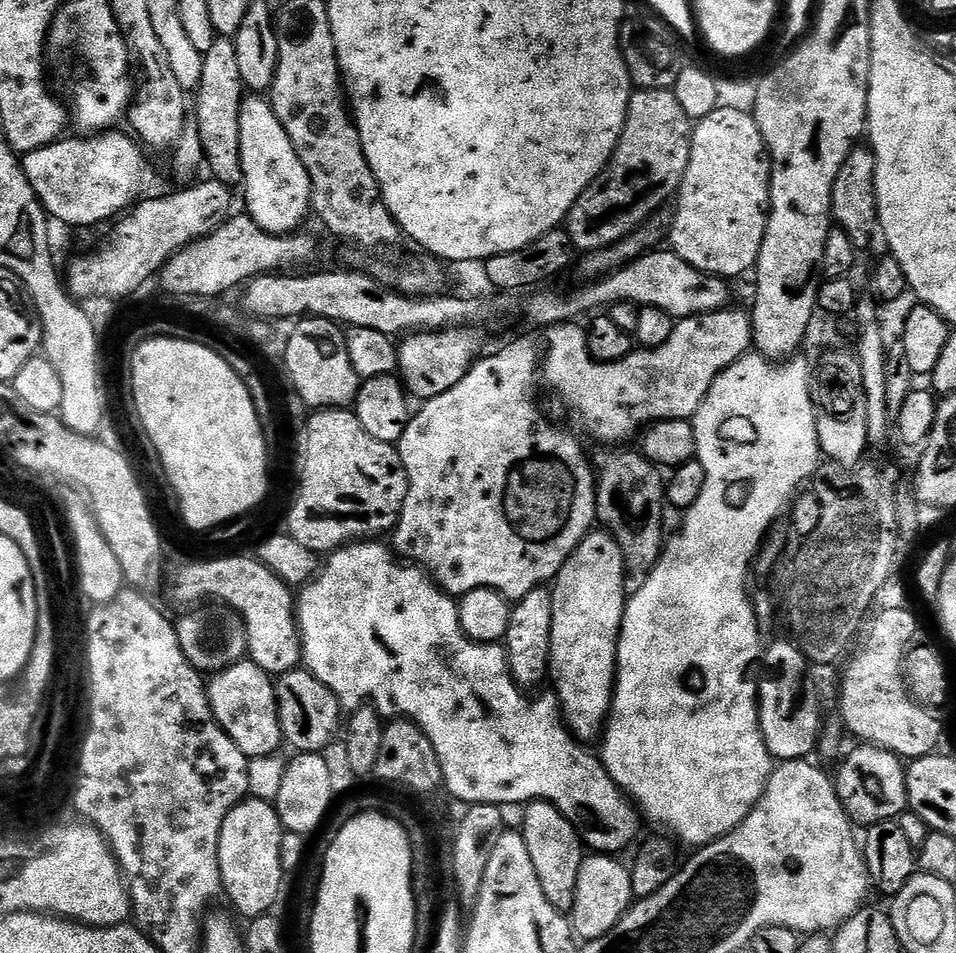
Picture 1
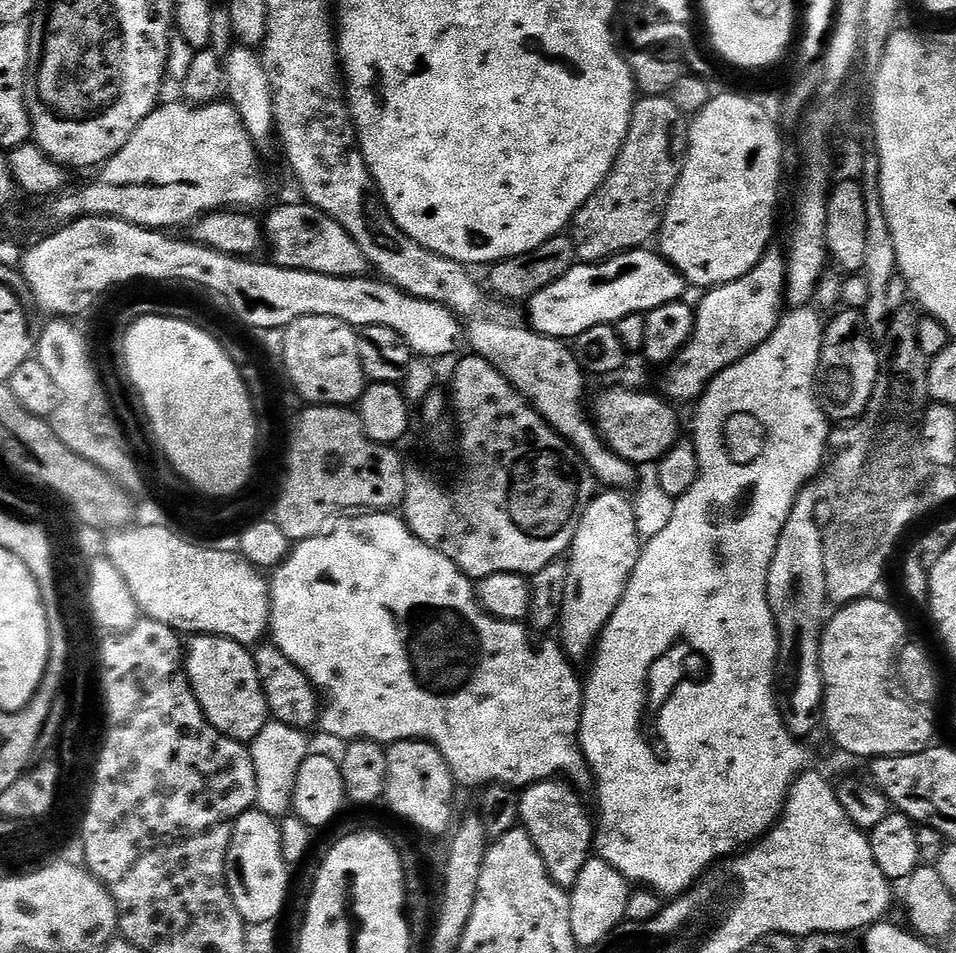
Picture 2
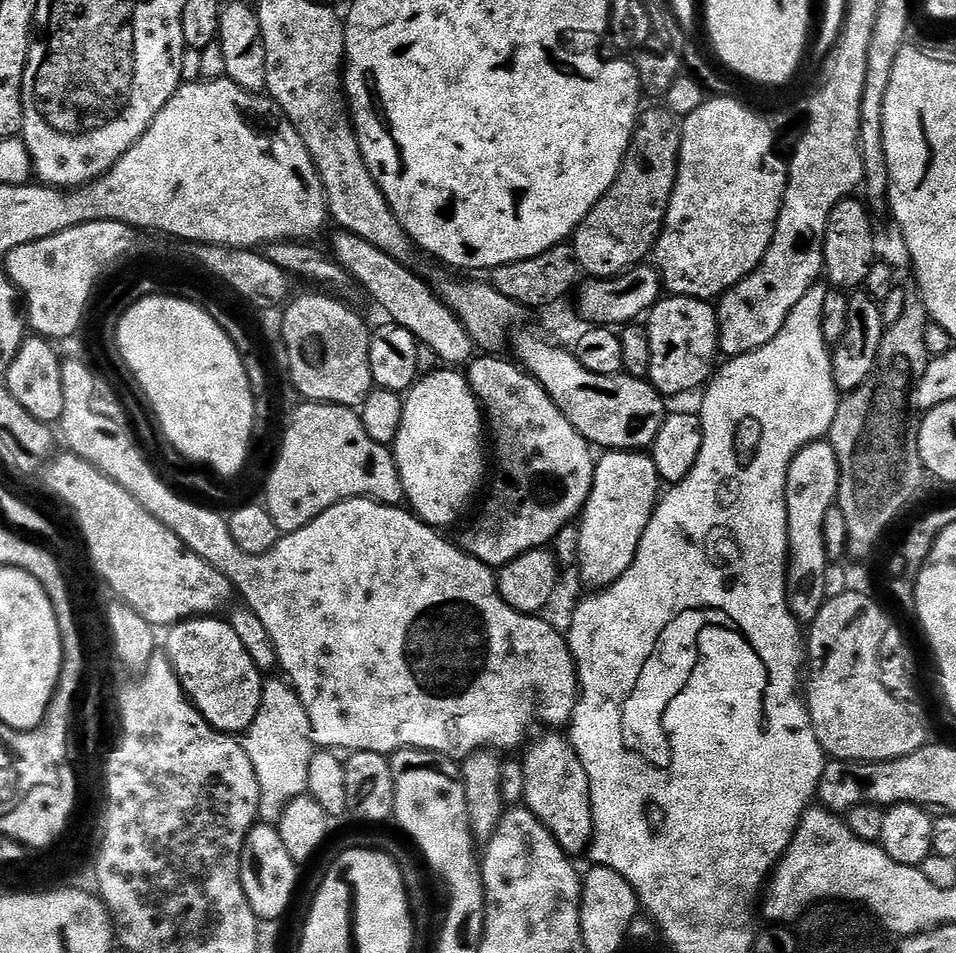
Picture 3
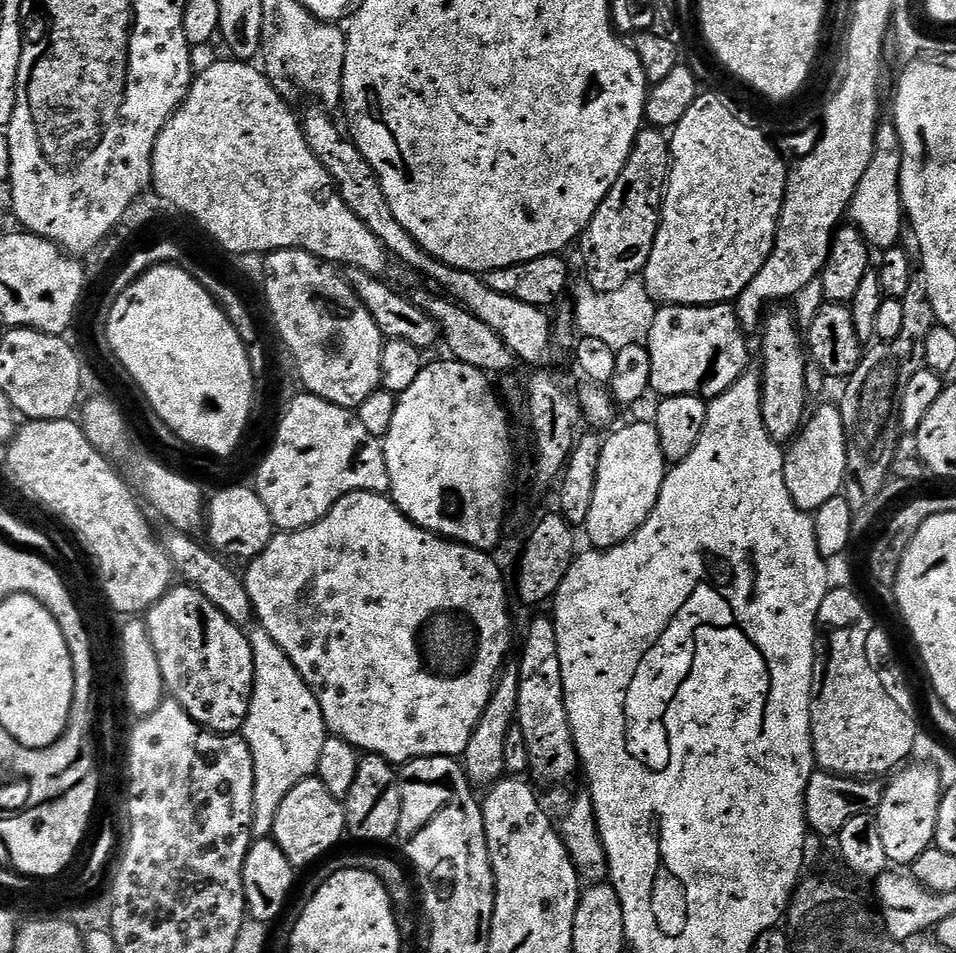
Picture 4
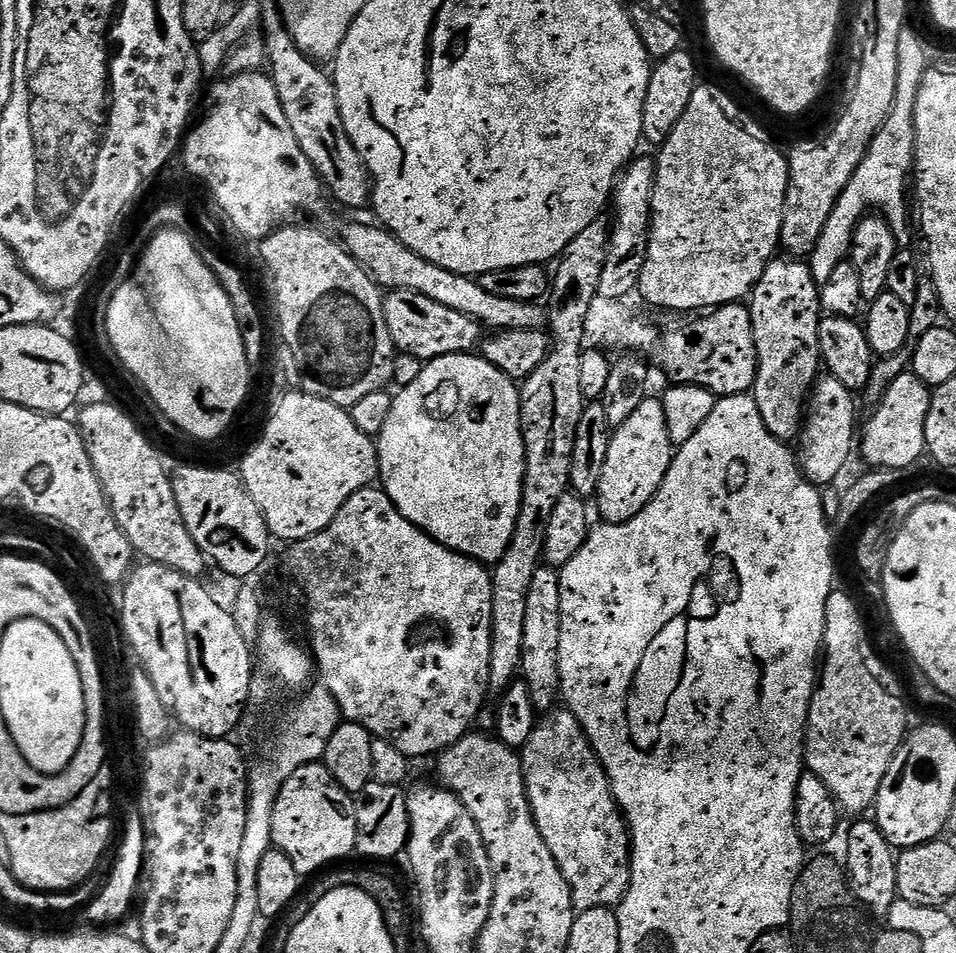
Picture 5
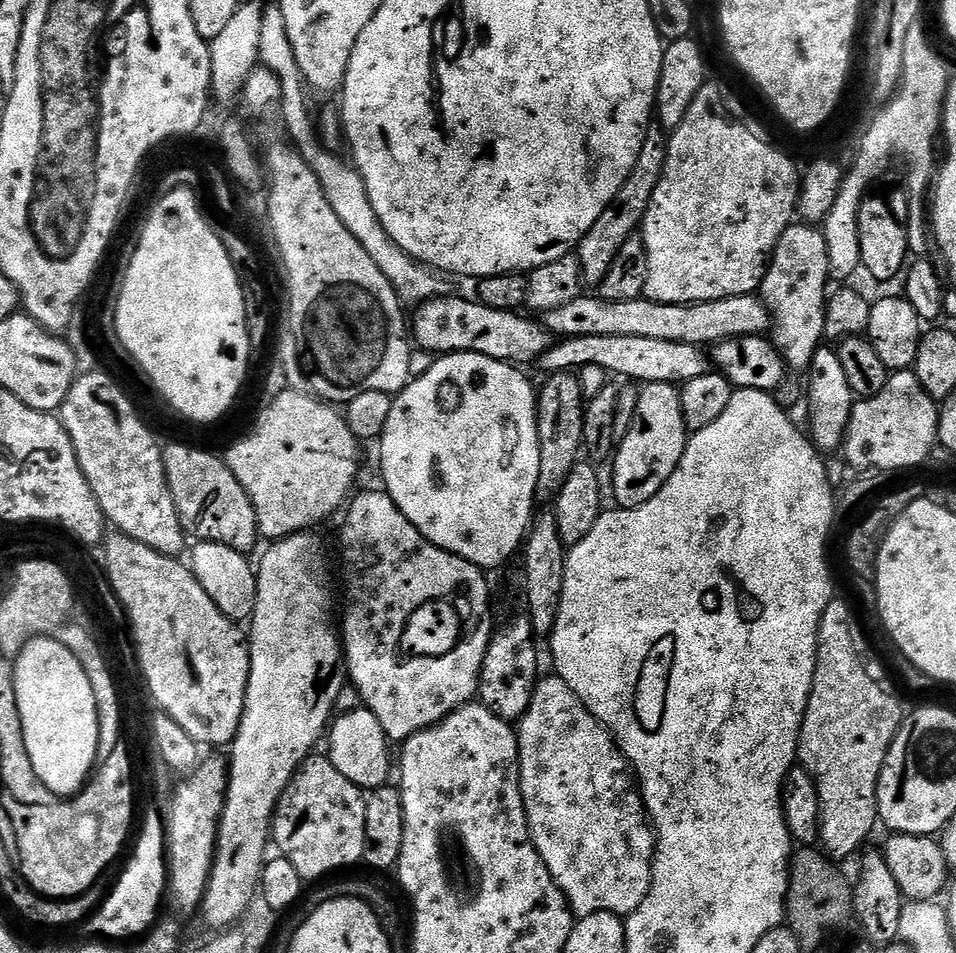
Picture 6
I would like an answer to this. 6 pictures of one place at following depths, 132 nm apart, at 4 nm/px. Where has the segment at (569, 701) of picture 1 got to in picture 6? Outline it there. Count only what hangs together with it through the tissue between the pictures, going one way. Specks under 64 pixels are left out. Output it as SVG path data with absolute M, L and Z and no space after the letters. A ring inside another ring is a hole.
M646 384L639 389L638 410L634 410L634 422L630 422L630 430L624 441L614 452L612 464L612 496L621 508L637 508L642 502L650 502L662 486L674 474L678 462L682 462L682 454L688 445L689 430L682 414L680 389L674 384Z

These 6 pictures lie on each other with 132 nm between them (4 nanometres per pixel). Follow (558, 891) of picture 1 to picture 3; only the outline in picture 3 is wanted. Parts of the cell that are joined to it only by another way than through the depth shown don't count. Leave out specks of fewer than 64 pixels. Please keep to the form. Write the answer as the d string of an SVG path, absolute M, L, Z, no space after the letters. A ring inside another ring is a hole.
M556 730L545 732L548 732L545 736L538 737L536 741L533 739L527 745L528 753L522 756L526 774L522 804L536 815L546 830L550 830L562 851L576 858L579 852L587 853L592 843L590 778L586 778L586 766L582 766L571 739L567 735L559 736Z

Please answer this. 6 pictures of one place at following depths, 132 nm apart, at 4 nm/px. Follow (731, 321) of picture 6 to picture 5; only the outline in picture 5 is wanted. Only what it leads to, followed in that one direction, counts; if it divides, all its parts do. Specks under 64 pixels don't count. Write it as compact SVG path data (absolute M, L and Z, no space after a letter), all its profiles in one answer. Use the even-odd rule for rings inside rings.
M372 224L346 225L342 243L381 289L417 292L426 298L434 298L434 302L442 302L442 306L450 306L450 310L458 310L474 318L488 330L543 329L549 323L550 316L546 308L543 308L545 306L543 303L534 300L514 302L514 298L498 298L495 294L489 294L487 290L482 290L479 279L454 274L422 258L417 252L407 248L397 236L393 236L387 228Z

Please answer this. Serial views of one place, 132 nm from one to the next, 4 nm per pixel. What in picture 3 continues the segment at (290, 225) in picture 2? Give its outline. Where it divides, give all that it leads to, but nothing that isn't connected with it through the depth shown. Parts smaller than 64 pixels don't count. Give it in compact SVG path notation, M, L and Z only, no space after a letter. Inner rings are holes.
M336 230L333 234L330 255L359 282L367 295L369 292L392 315L389 316L391 323L406 326L421 346L448 363L445 365L464 366L473 359L474 345L466 326L462 326L460 319L440 299L433 285L431 288L418 273L411 272L405 261L390 258L390 254L366 242L366 238L358 238L358 234L343 230Z

